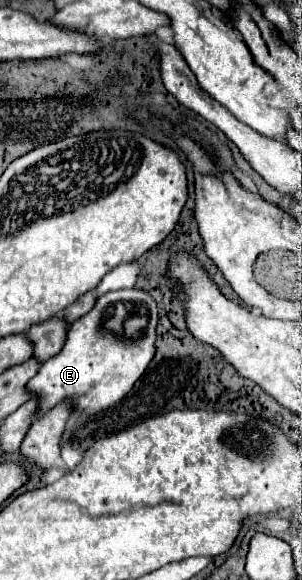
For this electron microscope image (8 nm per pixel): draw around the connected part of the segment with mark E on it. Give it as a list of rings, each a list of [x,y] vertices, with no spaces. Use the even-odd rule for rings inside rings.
[[[123,289],[101,295],[97,305],[71,325],[63,349],[47,359],[29,381],[27,387],[39,401],[37,417],[63,399],[71,399],[73,409],[81,413],[97,413],[121,401],[155,355],[157,321],[157,303],[143,289]]]

